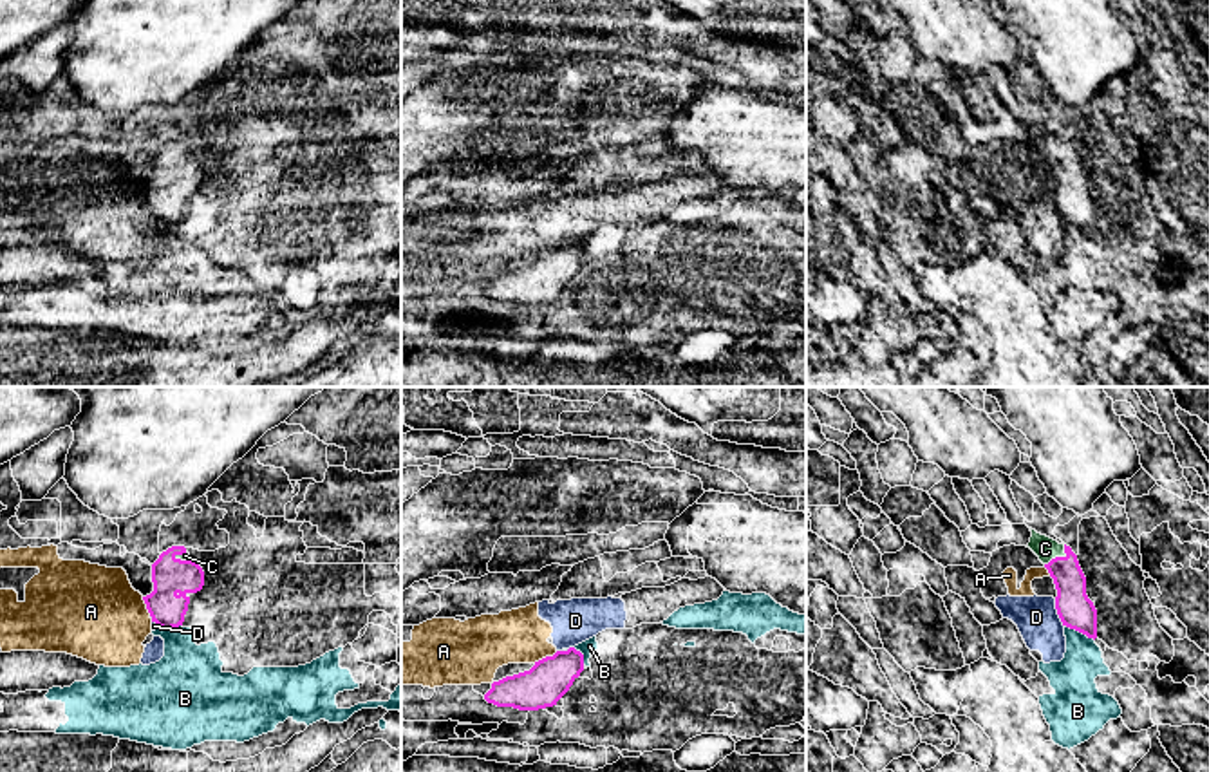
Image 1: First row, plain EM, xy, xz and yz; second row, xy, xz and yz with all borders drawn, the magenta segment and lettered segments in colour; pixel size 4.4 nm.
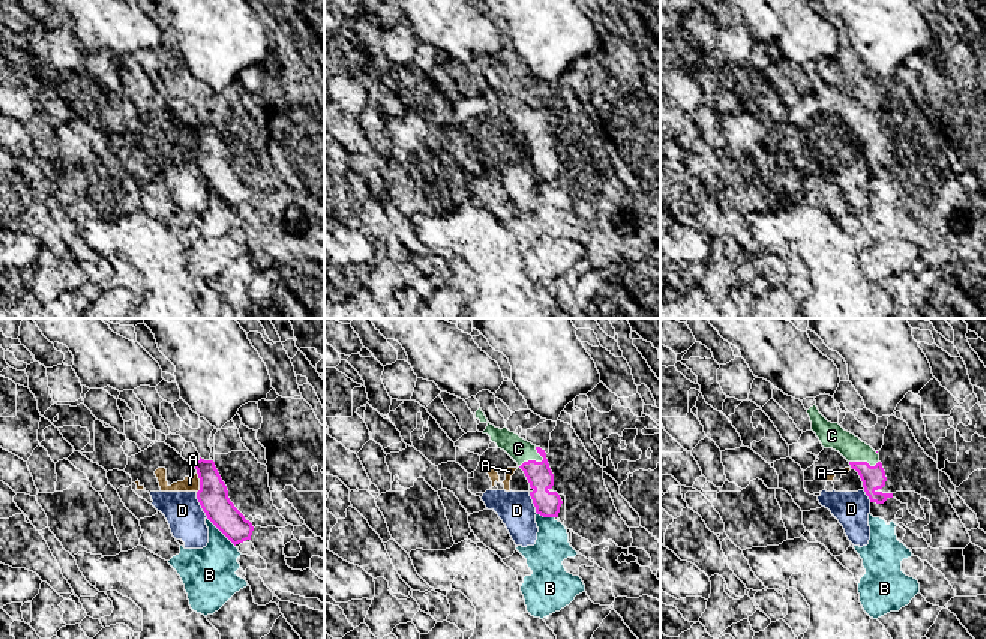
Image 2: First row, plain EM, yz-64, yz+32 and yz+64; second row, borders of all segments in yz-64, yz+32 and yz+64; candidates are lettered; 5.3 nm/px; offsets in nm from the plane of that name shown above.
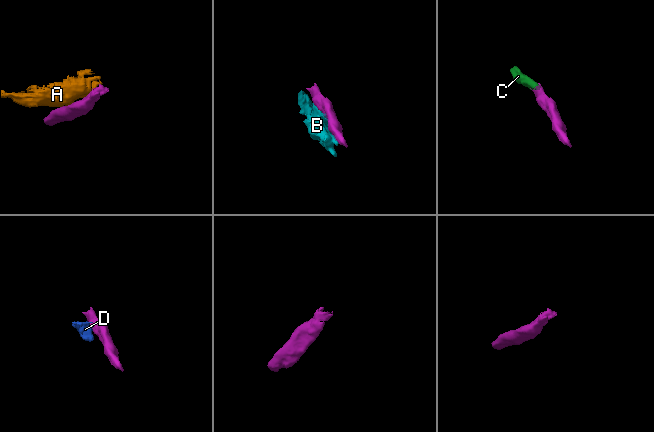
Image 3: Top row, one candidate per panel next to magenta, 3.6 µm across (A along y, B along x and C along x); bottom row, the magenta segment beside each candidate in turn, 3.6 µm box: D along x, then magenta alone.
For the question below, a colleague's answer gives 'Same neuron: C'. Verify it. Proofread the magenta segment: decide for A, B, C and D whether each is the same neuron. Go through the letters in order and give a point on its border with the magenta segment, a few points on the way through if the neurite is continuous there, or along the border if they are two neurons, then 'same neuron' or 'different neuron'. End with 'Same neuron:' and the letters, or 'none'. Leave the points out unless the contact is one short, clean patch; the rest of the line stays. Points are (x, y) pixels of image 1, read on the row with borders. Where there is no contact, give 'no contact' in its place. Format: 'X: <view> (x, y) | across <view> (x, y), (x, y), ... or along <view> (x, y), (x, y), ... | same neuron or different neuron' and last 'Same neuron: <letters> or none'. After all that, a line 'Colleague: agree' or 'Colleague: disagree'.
A: xz (546, 657) | along xz (557, 651), (534, 662) | different neuron
B: yz (1079, 631) | different neuron
C: yz (1059, 557) | across yz (1076, 610), (1070, 581), (1059, 557), (1045, 548) | same neuron
D: yz (1058, 613) | along yz (1054, 599), (1054, 608), (1063, 626) | different neuron
Same neuron: C
Colleague: agree

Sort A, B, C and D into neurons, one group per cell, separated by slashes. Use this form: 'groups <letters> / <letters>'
groups A D / B / C

